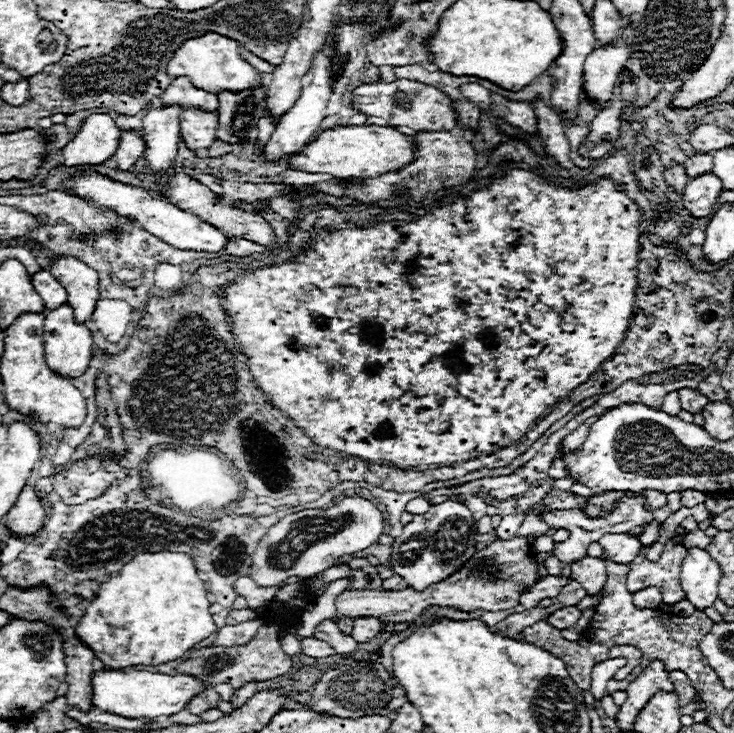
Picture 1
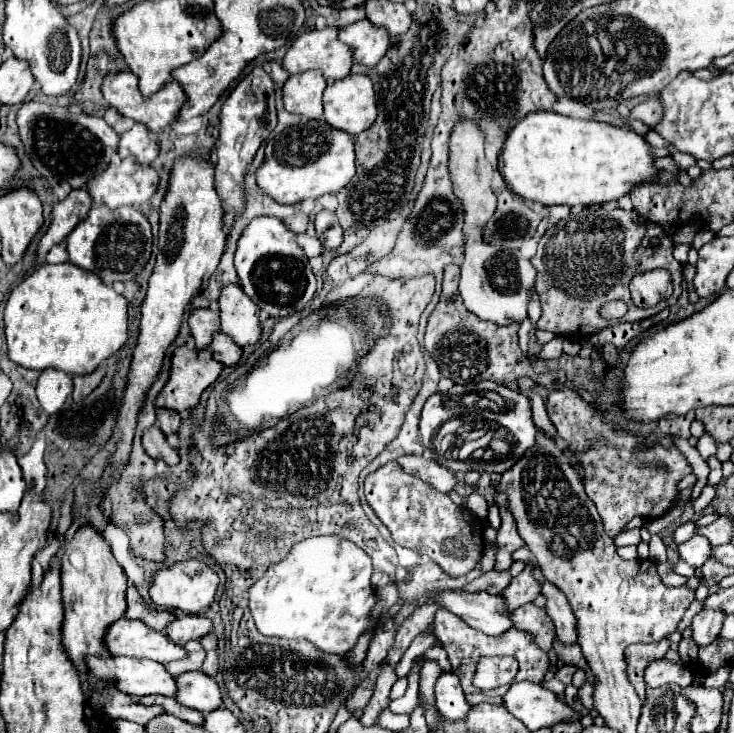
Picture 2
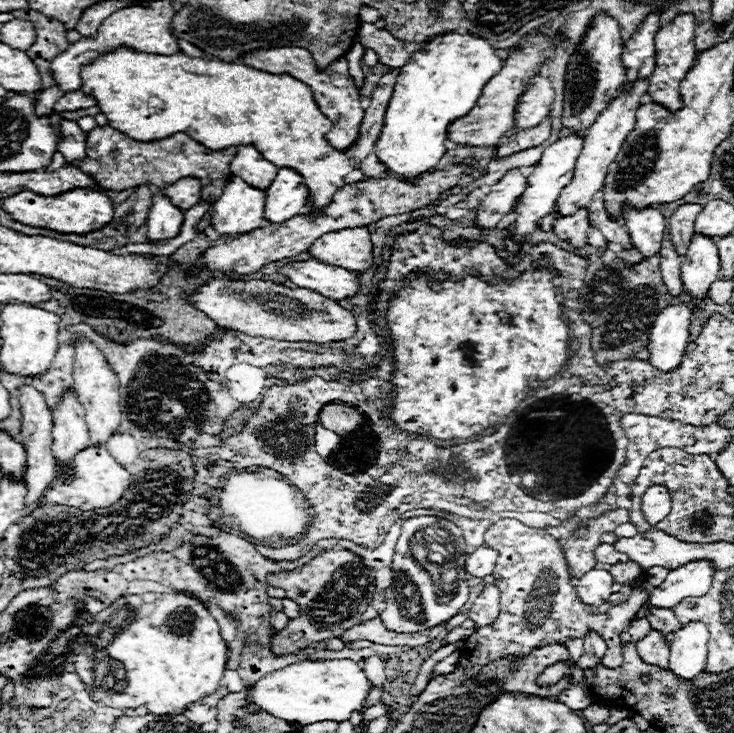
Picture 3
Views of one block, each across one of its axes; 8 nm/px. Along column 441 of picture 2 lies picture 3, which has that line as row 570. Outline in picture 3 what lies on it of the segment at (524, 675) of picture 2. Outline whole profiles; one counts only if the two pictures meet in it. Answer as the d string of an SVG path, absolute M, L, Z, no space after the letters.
M628 562L628 564L614 564L612 568L610 568L610 574L614 576L614 580L616 582L620 582L620 584L630 584L636 576L640 576L644 570L638 566L638 564L632 564L632 562Z

